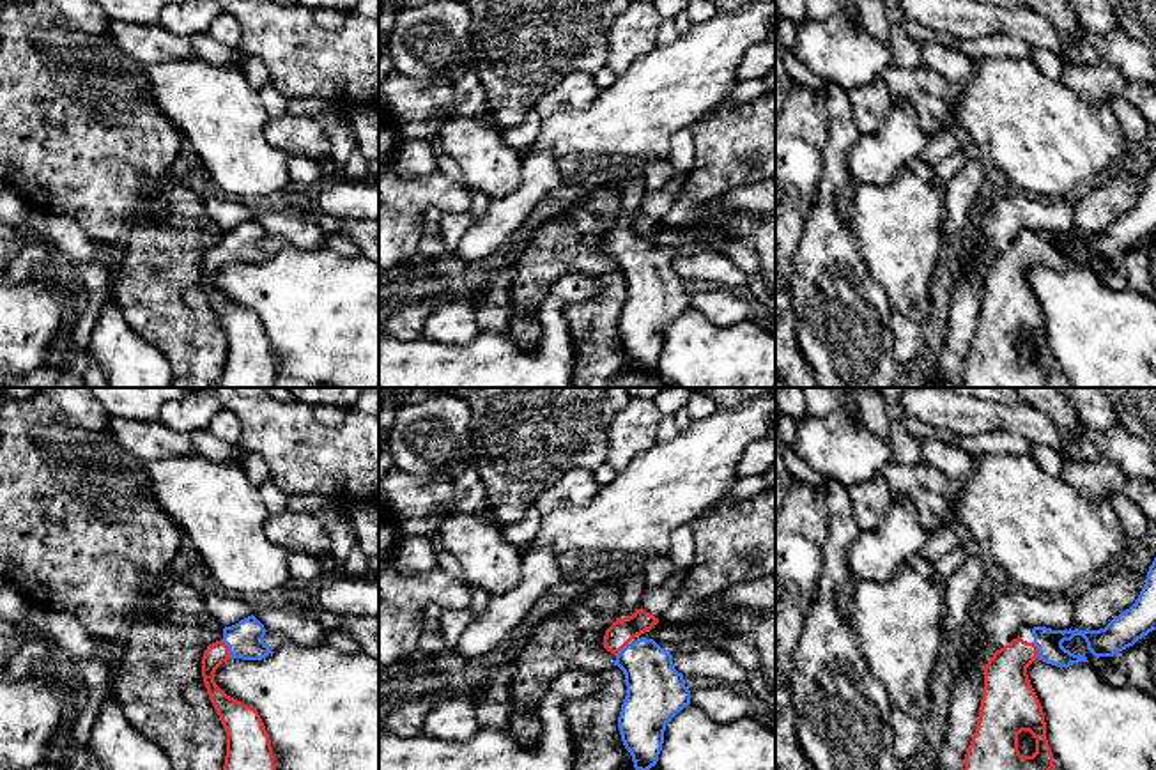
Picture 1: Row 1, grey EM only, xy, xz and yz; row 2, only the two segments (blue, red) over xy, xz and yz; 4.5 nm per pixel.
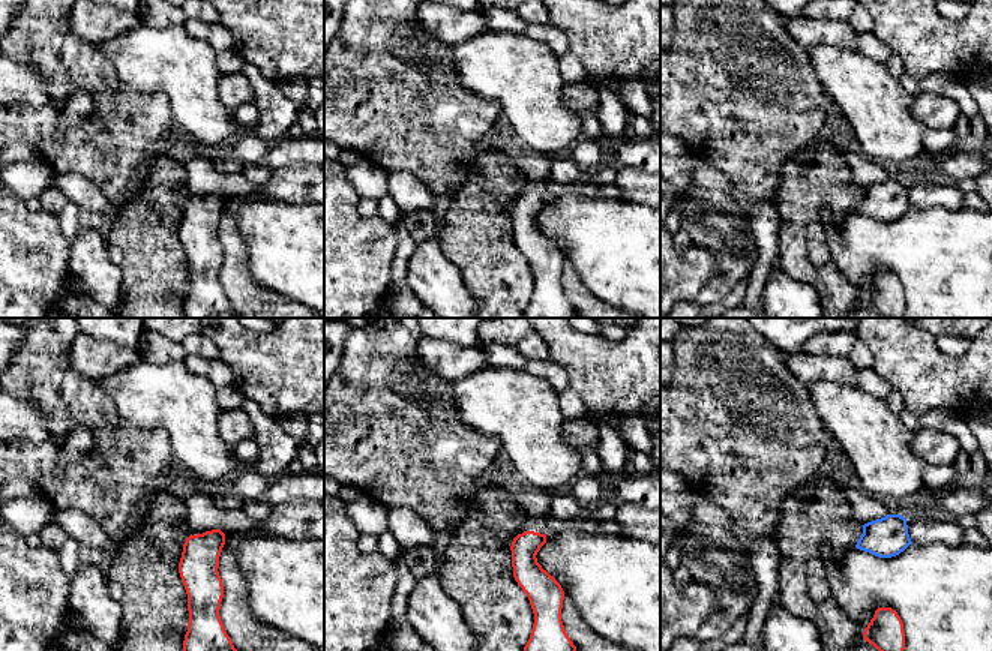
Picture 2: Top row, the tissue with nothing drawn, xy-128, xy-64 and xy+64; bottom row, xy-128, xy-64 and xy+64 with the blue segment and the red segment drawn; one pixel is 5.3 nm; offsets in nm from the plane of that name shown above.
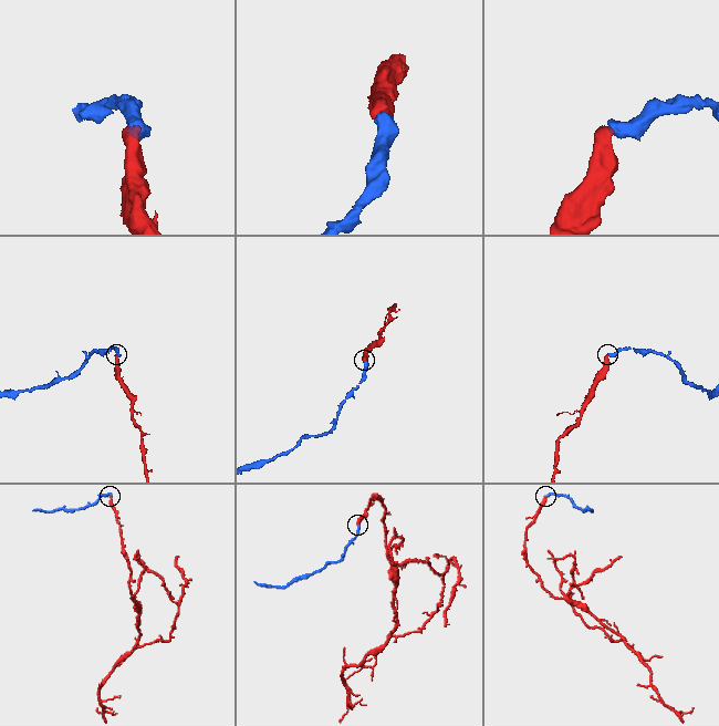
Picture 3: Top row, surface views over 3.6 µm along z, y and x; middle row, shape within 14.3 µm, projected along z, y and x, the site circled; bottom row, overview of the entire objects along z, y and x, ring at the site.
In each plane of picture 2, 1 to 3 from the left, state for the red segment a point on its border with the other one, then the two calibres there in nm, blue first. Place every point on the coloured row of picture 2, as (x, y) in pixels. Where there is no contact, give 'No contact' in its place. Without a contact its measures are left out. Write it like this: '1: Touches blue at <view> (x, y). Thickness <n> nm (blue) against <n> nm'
1: No contact
2: No contact
3: No contact

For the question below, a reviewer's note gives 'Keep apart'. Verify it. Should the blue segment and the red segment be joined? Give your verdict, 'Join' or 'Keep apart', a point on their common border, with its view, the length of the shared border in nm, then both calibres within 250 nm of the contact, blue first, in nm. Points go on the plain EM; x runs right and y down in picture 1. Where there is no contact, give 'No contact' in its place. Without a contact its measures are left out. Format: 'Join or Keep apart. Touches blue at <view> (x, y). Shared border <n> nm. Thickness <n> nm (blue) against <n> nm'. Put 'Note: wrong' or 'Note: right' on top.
Note: wrong
Join. Touches blue at xy (229, 252). Shared border 100 nm. Thickness 170 nm (blue) against 100 nm

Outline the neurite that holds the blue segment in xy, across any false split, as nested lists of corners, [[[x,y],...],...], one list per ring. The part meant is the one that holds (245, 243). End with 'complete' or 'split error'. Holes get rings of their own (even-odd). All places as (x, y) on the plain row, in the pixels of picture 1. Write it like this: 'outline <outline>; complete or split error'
outline [[[251,218],[232,230],[223,232],[223,243],[207,250],[202,260],[202,280],[214,313],[227,335],[225,368],[216,388],[274,388],[276,366],[266,329],[253,310],[227,299],[214,285],[216,273],[228,262],[262,264],[271,253],[264,246],[264,228]]]; split error

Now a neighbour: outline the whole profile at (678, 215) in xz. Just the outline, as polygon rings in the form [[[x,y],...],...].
[[[775,92],[731,104],[726,99],[690,126],[696,145],[696,159],[685,175],[682,195],[664,216],[664,227],[687,227],[699,219],[699,209],[713,204],[724,193],[744,184],[756,184],[775,175]]]

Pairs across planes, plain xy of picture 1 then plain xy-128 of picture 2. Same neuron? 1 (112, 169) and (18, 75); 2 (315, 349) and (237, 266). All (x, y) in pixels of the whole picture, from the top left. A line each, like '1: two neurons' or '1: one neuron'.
1: two neurons
2: two neurons

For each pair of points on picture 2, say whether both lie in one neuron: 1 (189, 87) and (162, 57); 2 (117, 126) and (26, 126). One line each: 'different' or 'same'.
1: same
2: same

